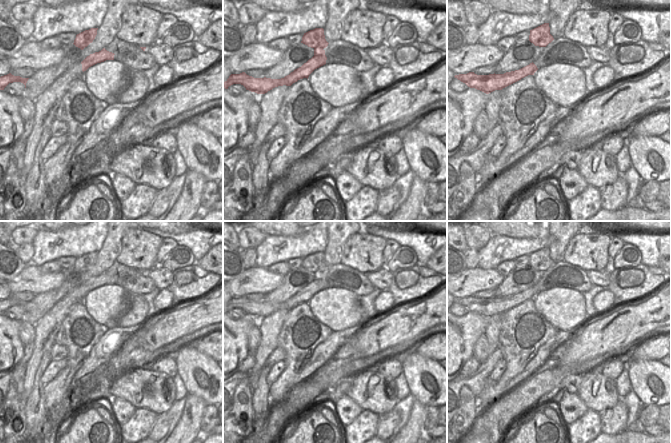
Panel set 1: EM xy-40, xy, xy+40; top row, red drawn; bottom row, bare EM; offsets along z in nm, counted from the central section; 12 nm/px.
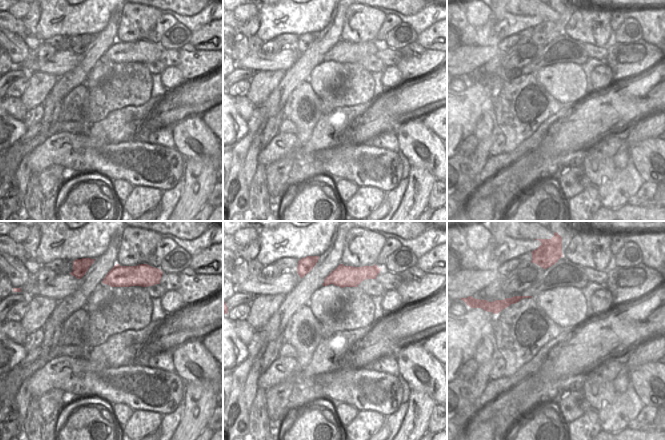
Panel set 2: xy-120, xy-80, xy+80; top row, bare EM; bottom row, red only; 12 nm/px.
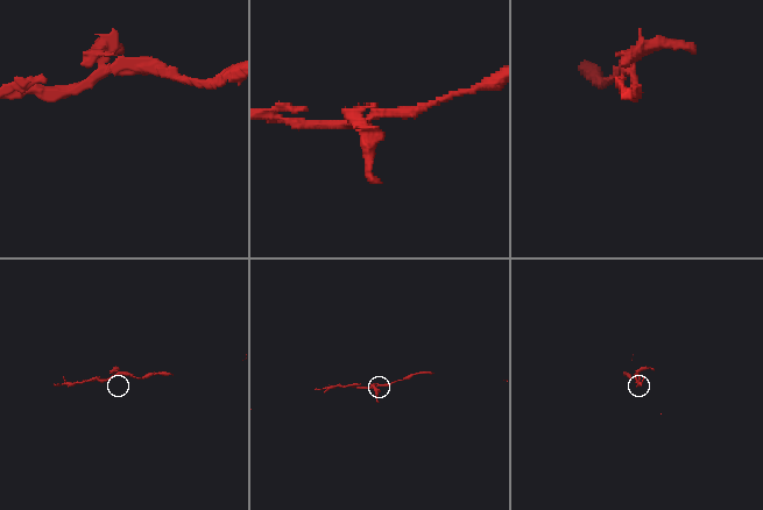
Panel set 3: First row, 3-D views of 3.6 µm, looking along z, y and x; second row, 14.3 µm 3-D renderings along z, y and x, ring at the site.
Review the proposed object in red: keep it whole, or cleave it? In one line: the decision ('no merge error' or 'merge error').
merge error

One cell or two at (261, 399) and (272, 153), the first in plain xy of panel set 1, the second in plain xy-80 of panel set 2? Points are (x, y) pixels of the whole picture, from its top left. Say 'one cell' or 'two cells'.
two cells

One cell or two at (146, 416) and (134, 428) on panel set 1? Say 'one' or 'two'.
one

